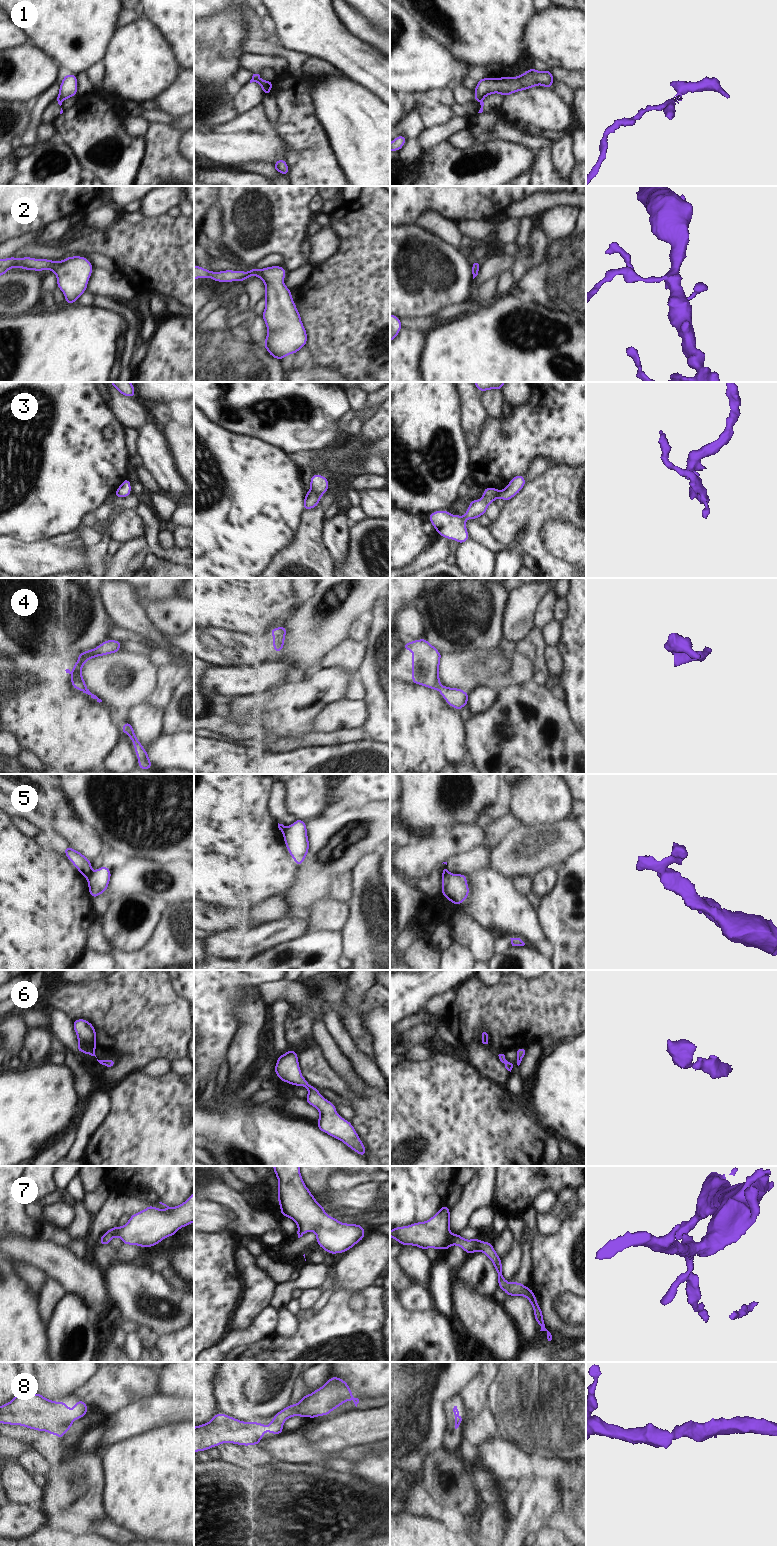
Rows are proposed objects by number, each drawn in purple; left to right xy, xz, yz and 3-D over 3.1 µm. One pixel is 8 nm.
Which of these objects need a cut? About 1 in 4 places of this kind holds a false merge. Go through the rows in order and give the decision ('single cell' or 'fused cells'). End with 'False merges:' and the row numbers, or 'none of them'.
1: fused cells
2: single cell
3: fused cells
4: single cell
5: fused cells
6: single cell
7: single cell
8: single cell
False merges: 1, 3, 5

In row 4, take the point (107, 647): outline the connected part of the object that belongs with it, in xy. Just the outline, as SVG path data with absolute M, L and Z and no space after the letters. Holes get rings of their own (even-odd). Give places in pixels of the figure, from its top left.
M106 640L99 644L96 648L84 651L78 654L78 660L73 666L73 672L71 673L69 669L66 669L66 673L69 673L72 677L70 679L71 684L75 690L81 690L91 696L91 698L96 699L97 702L102 702L96 695L92 694L86 686L84 678L82 676L82 667L84 664L92 659L99 656L104 656L108 654L113 654L120 651L121 642L120 640Z

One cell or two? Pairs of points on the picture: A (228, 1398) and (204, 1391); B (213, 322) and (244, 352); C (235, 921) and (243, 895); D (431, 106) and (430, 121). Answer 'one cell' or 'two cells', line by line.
A: two cells
B: one cell
C: two cells
D: one cell

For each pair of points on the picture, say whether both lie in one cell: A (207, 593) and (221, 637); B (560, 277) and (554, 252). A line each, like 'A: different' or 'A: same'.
A: different
B: same

